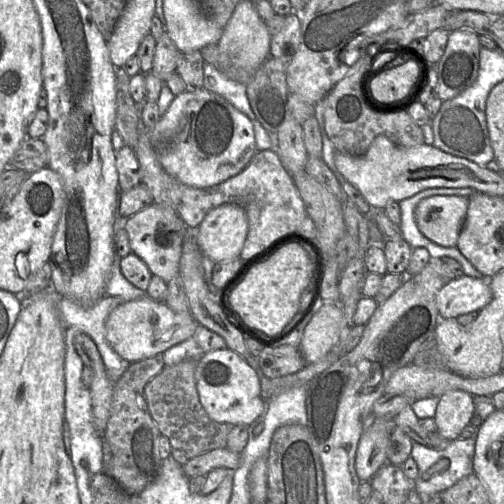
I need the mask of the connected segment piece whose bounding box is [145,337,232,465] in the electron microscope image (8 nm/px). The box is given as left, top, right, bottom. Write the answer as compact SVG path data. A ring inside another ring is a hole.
M193 337L169 348L163 354L166 366L145 385L145 397L150 414L161 434L169 439L171 456L181 465L207 452L227 448L227 439L232 427L226 423L218 423L212 420L200 402L195 371L197 366L196 359L199 359L203 354L203 351Z

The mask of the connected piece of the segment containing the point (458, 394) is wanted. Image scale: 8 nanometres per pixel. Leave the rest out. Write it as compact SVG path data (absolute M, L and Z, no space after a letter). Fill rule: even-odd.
M463 390L448 391L439 397L435 414L437 433L449 440L459 438L475 416L473 396Z

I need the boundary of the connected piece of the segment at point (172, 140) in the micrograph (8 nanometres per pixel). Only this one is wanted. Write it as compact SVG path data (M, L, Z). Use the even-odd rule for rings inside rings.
M205 88L176 96L154 128L149 130L149 139L163 169L179 182L195 188L212 187L238 175L258 152L251 120L225 98Z

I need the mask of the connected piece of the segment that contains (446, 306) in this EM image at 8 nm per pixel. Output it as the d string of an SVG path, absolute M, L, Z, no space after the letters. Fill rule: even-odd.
M464 274L445 284L437 296L439 316L458 318L470 312L480 312L492 298L489 279Z

